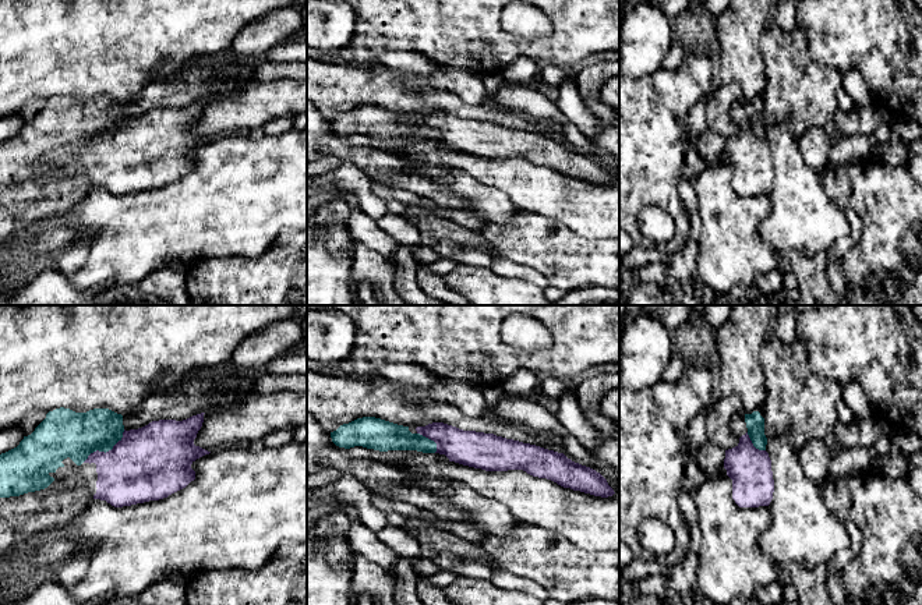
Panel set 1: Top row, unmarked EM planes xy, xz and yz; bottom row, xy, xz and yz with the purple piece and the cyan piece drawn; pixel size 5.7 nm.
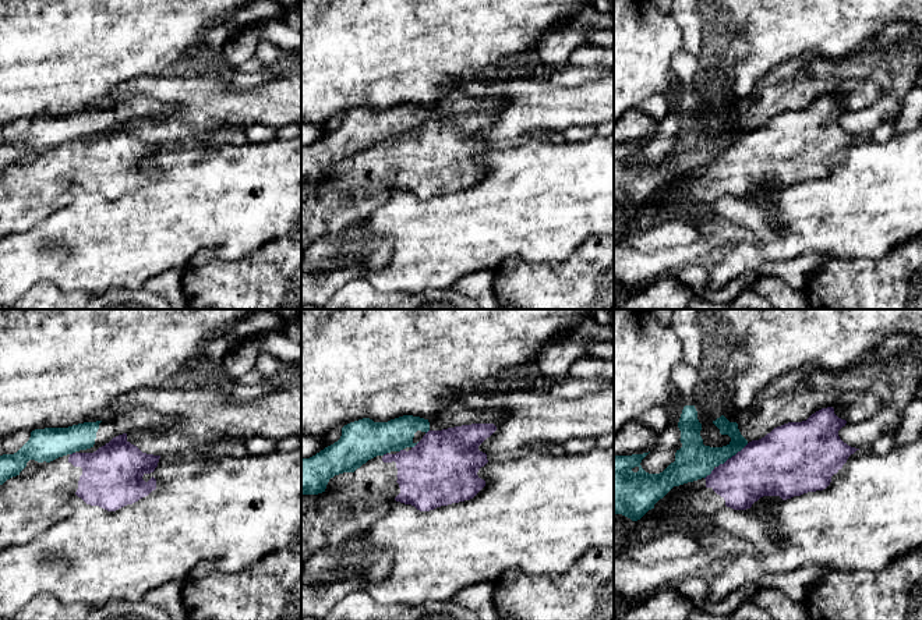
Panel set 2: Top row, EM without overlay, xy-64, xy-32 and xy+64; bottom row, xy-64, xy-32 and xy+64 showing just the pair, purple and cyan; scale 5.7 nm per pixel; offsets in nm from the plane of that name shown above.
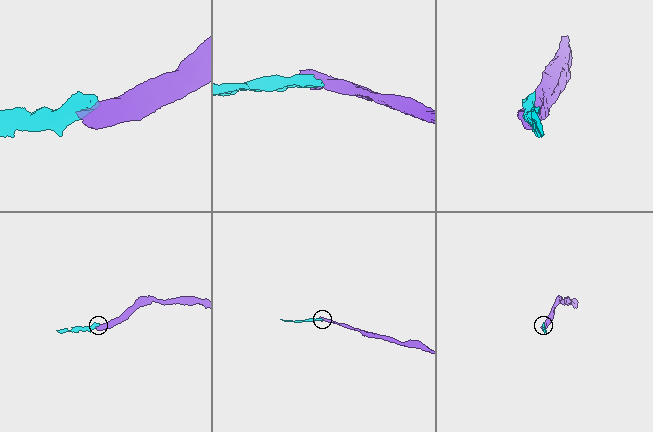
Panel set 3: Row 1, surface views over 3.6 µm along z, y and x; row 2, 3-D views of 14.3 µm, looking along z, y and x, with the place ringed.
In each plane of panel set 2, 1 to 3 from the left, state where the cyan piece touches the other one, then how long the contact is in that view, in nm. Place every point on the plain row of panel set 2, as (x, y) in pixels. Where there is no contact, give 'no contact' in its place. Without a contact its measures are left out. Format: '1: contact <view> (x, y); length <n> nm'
1: contact xy-64 (73, 141); length 40 nm
2: contact xy-32 (416, 133); length 60 nm
3: contact xy+64 (727, 148); length 320 nm

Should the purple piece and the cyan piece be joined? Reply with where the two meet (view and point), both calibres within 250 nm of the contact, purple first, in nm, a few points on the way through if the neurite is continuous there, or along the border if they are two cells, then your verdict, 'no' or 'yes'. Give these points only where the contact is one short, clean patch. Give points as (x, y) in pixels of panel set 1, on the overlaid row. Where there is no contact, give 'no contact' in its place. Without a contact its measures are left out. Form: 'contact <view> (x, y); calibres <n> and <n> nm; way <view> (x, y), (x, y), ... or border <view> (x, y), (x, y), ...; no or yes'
contact xy (106, 452); calibres 420 and 280 nm; border xy (124, 430), (110, 449), (94, 450), (82, 462); no

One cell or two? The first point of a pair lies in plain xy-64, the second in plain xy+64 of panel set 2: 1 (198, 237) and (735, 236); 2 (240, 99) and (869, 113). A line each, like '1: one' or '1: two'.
1: two
2: one

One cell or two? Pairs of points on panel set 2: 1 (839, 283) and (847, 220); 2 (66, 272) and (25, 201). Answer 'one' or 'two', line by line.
1: two
2: two

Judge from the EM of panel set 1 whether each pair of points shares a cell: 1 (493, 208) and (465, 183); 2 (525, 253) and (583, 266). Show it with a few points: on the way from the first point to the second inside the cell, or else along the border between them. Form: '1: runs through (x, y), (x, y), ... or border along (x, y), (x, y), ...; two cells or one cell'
1: runs through (486, 202), (472, 190); one cell
2: runs through (539, 253), (557, 253), (569, 262); one cell

